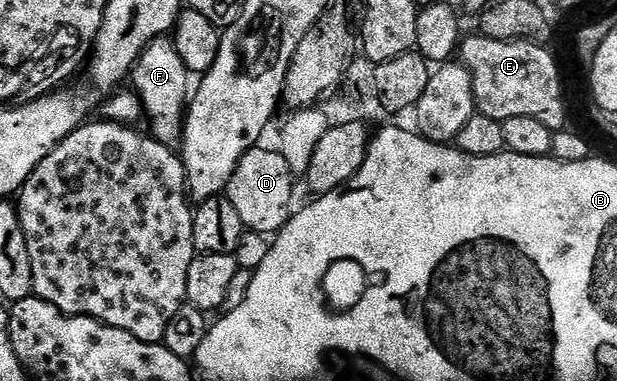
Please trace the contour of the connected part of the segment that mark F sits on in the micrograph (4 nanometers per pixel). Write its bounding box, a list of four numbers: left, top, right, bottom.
[129,36,191,146]

